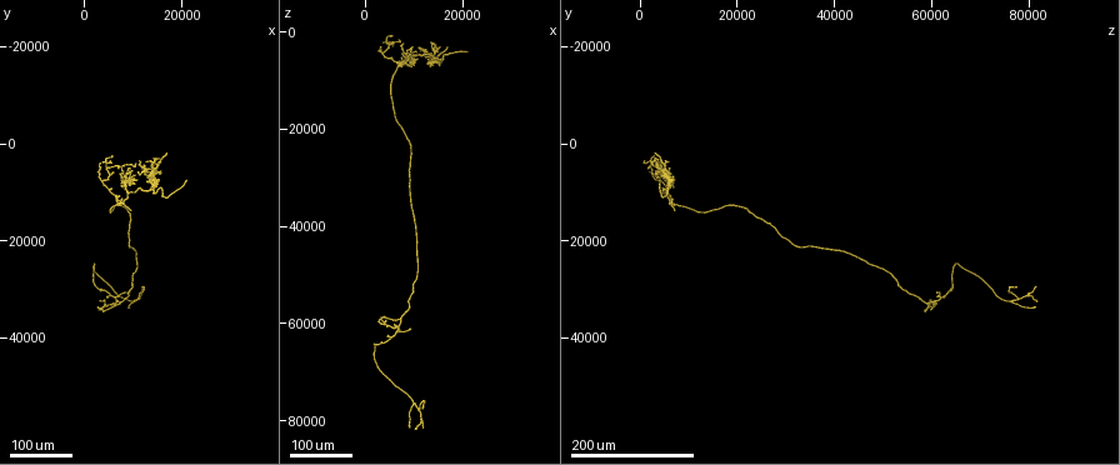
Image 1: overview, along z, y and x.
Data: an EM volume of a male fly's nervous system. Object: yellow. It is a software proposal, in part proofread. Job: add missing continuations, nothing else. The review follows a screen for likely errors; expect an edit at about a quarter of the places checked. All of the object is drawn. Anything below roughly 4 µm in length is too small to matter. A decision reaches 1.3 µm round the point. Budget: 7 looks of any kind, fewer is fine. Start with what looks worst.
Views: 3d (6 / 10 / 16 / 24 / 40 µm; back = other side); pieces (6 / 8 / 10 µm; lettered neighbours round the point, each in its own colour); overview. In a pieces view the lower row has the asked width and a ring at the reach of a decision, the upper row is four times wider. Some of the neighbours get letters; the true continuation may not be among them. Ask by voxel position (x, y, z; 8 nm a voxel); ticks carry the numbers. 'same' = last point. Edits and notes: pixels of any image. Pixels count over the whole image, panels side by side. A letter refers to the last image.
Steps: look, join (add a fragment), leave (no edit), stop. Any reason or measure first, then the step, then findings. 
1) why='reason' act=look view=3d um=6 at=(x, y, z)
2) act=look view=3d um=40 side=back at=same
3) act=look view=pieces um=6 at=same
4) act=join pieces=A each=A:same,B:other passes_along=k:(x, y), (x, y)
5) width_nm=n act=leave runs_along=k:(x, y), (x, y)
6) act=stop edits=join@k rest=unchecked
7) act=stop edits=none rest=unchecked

why='an open end' act=look view=3d um=40 at=(21000, 8000, 4500)

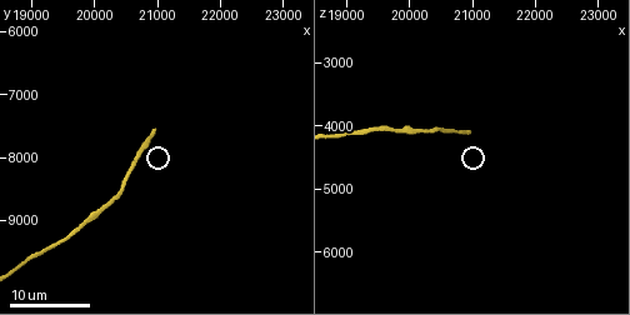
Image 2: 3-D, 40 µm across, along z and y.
act=look view=pieces um=10 at=(20950, 7550, 4050)

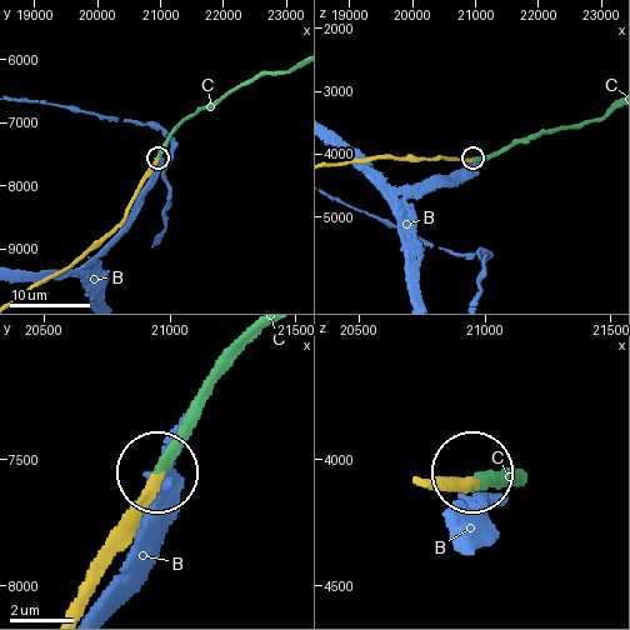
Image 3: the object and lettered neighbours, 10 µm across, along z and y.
act=join pieces=C each=B:other,C:same passes_along=3:(91, 563), (159, 479), (164, 451), (209, 379), (250, 339) found='it goes on there'

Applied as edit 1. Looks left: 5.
why='thin end' act=look view=3d um=40 at=(10000, 7500, 6000)

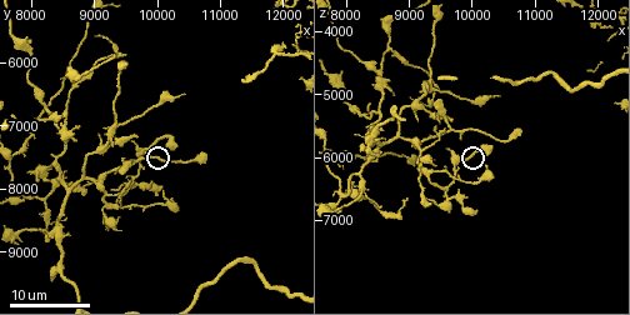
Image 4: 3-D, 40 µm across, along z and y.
act=look view=pieces um=10 at=(9550, 7900, 5600)

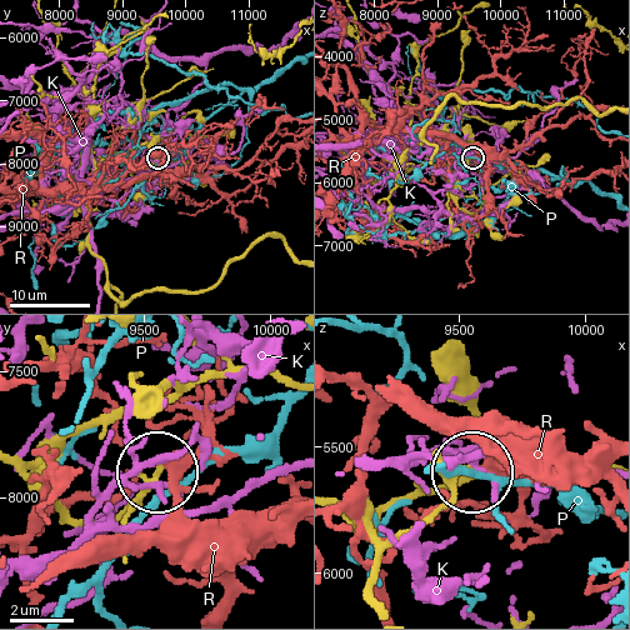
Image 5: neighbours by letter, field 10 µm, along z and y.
act=leave each=K:other,P:other,R:other found='none of them fits'

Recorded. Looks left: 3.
why='an open end' act=look view=3d um=40 at=(12500, 29000, 81000)

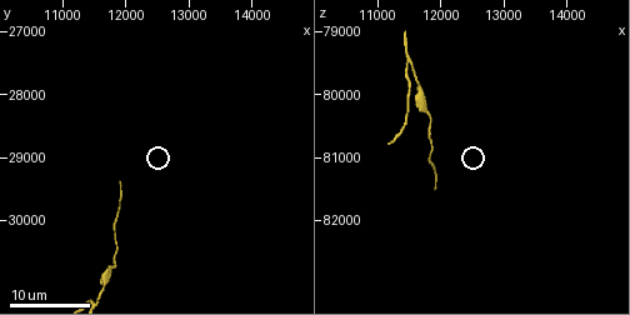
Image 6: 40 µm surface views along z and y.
act=look view=3d um=10 at=(11900, 29400, 81500)

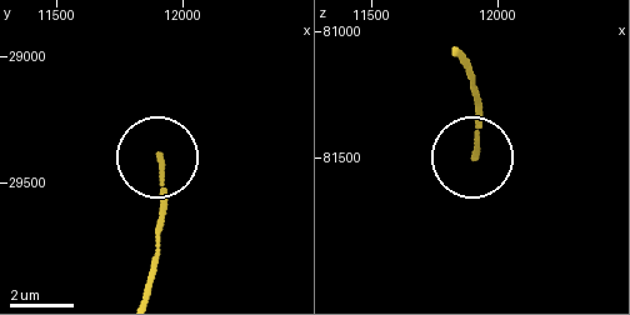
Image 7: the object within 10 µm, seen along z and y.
act=look view=pieces um=10 at=(11910, 29400, 81490)

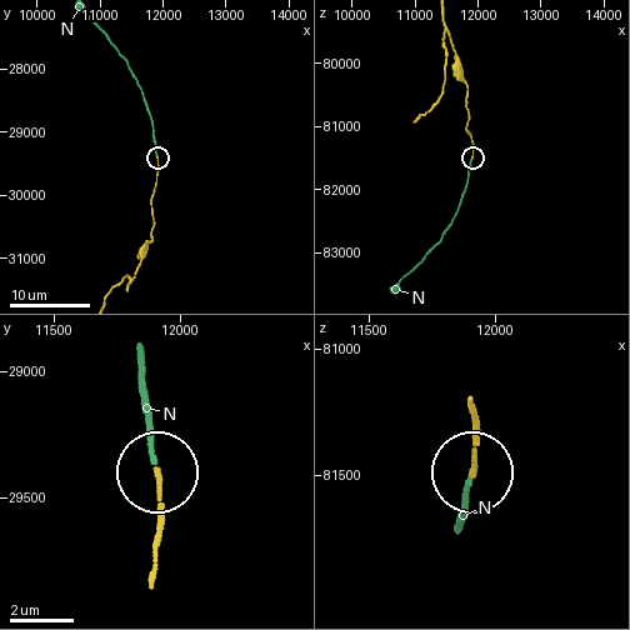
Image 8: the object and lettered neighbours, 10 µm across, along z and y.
width_nm=170 act=join pieces=N each=N:same passes_along=8:(158, 178), (153, 123), (145, 100), (128, 61), (108, 36) found='it goes on there'

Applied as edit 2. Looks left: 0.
act=stop edits=join@3,join@8 rest=unchecked

